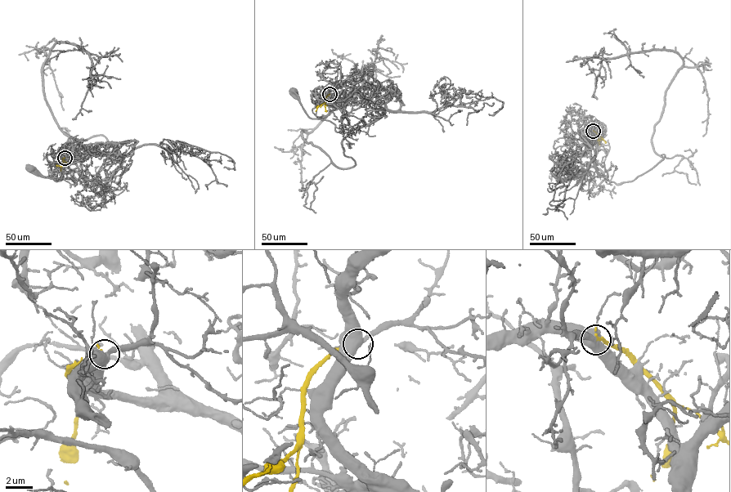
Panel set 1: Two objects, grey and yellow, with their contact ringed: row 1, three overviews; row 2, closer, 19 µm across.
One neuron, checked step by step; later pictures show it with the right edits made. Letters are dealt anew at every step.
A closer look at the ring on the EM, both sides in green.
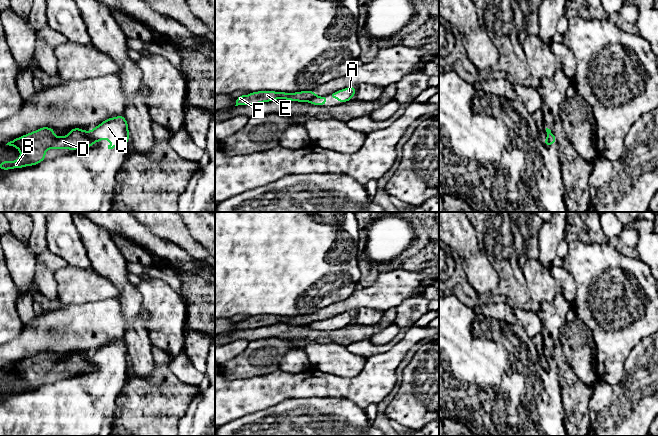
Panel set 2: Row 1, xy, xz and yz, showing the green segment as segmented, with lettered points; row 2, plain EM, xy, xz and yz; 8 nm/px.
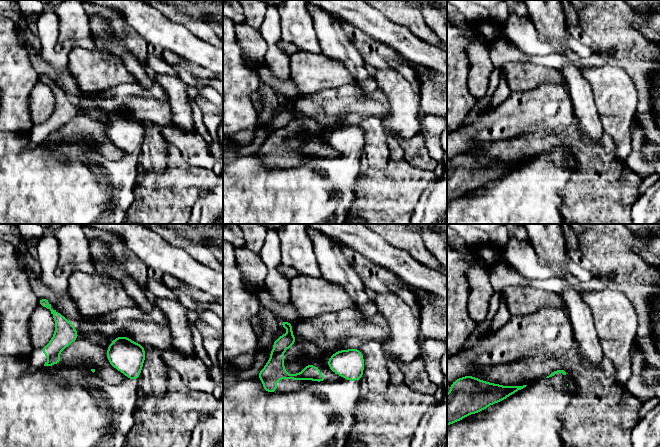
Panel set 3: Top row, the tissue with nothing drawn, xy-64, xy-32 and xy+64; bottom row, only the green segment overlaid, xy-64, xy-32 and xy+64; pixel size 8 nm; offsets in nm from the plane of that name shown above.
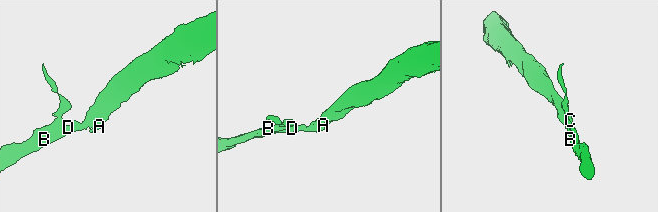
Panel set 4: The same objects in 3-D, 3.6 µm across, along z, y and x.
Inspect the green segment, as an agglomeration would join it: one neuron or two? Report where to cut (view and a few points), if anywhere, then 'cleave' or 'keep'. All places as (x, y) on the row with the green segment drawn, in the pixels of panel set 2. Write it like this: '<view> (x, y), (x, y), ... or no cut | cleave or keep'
xy (88, 134), (94, 142) | cleave

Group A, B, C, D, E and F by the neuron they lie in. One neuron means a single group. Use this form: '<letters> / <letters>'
A C / B D E F

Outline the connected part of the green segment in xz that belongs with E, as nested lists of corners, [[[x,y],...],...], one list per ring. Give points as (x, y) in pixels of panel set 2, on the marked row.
[[[313,90],[299,91],[295,93],[277,92],[277,91],[256,91],[251,92],[247,96],[238,95],[236,105],[255,105],[259,103],[265,103],[274,101],[277,99],[285,99],[296,102],[309,102],[312,99],[318,97]]]

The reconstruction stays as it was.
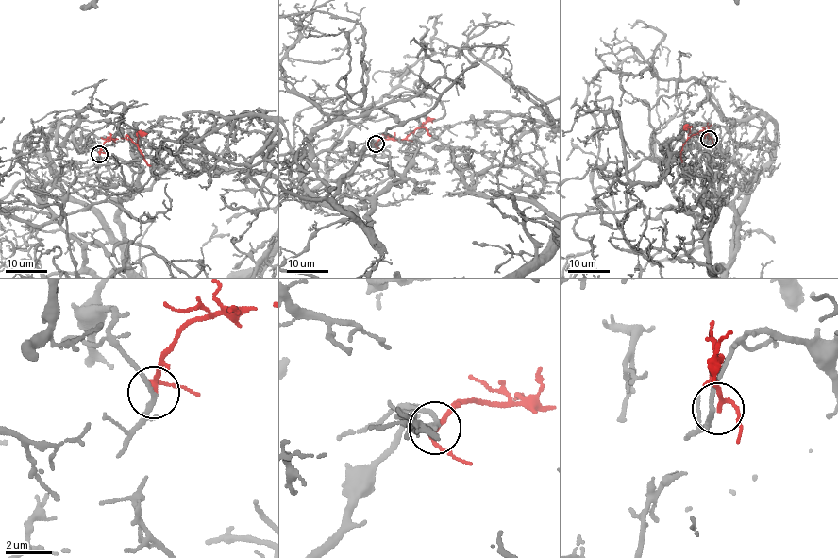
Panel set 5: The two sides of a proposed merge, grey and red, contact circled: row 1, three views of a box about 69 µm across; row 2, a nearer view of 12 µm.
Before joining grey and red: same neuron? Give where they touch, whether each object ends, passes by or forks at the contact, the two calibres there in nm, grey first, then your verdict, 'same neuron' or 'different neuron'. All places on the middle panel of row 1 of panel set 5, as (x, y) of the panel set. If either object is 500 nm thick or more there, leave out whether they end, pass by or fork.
place (376, 143); grey forks; red passes by; calibres 170 and 160 nm; different neuron

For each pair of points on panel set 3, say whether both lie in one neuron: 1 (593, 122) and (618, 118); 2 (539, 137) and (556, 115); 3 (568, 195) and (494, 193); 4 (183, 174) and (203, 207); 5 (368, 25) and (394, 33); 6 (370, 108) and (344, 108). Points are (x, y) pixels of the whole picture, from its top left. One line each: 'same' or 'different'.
1: different
2: different
3: different
4: different
5: same
6: same

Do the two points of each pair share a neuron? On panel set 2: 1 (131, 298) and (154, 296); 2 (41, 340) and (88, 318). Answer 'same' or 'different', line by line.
1: different
2: same

